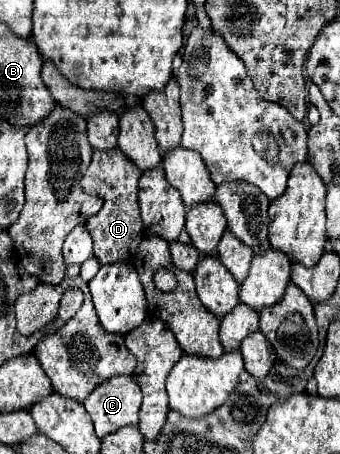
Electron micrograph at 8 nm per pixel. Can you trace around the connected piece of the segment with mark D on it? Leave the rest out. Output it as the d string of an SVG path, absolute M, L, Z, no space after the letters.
M111 149L111 151L95 151L91 165L87 167L87 173L81 179L83 191L87 191L89 195L99 195L105 201L101 211L85 223L89 235L93 237L95 257L101 265L117 261L131 263L135 259L135 251L143 239L143 225L137 203L141 175L143 173L137 167L133 167L133 163L119 149Z

